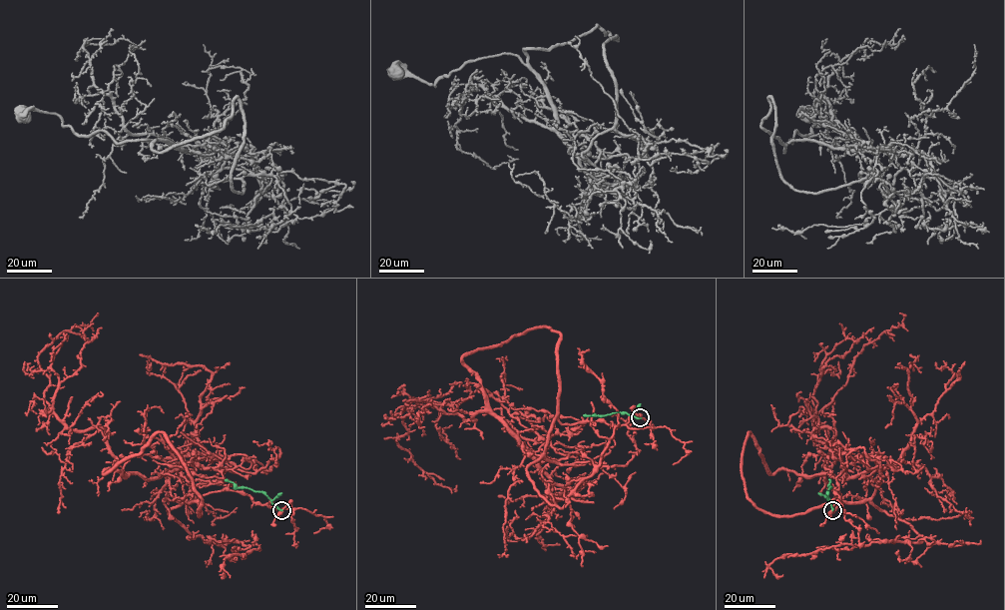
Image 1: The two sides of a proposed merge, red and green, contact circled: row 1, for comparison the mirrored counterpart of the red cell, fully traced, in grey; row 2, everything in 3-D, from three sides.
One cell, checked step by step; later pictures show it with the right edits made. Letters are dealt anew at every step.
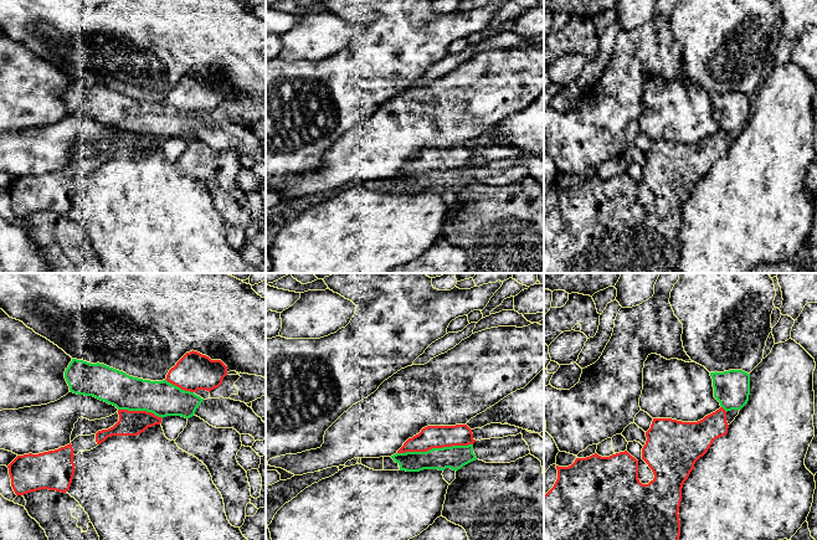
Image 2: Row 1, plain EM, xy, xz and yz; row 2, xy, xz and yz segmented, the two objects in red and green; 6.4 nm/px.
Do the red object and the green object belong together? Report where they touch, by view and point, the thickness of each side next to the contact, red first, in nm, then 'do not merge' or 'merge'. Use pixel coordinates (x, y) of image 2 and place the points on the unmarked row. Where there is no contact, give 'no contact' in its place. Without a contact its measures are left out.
contact xz (435, 169); calibres 150 and 150 nm; do not merge

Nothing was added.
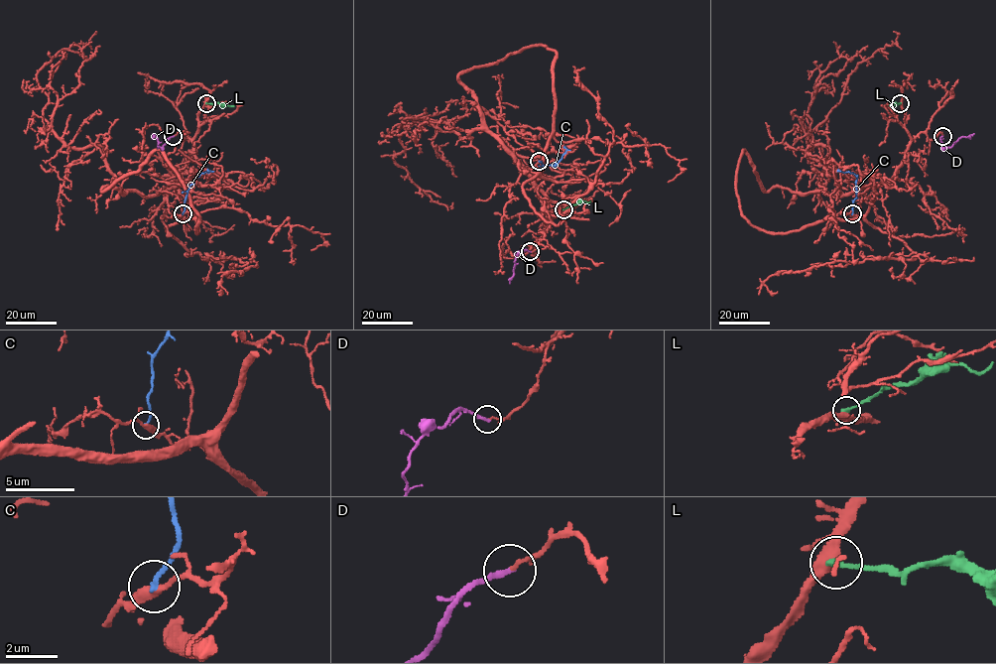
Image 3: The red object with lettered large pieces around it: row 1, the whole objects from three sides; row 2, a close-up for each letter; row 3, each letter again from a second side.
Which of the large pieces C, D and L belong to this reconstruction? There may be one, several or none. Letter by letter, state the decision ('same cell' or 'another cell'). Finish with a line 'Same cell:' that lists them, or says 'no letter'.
C: another cell
D: another cell
L: another cell
Same cell: no letter

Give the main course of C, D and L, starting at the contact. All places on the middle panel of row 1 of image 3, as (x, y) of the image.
C: (539, 161), (543, 165), (554, 166), (565, 151), (563, 147)
D: (530, 251), (524, 250), (517, 255), (509, 283)
L: (563, 209), (590, 200)

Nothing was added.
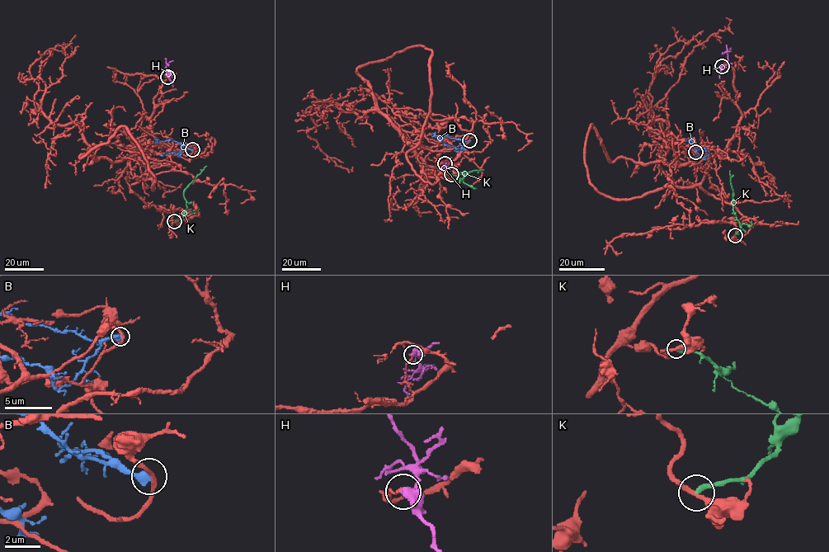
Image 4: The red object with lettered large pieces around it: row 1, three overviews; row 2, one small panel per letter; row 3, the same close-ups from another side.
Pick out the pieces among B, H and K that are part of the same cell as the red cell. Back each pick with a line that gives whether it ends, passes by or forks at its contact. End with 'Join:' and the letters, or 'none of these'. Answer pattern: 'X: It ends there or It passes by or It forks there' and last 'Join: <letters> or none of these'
Join: none of these

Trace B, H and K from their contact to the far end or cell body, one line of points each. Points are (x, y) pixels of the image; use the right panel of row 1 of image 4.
B: (695, 152), (704, 148), (708, 153), (694, 158)
H: (722, 66), (727, 62), (727, 52), (730, 48)
K: (735, 235), (740, 229), (740, 224), (734, 213), (729, 171)

